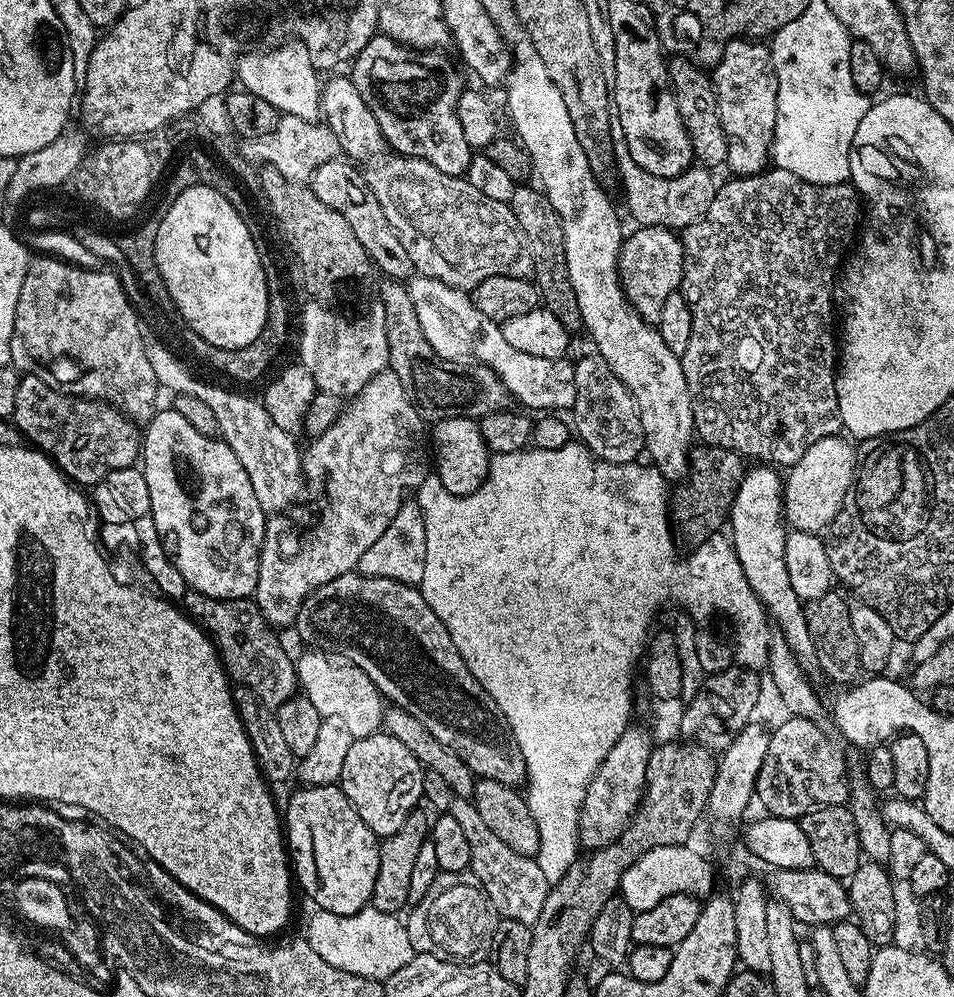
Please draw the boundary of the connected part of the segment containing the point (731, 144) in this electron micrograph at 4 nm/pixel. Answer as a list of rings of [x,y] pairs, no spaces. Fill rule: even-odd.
[[[748,38],[731,40],[722,54],[722,58],[711,69],[710,79],[716,90],[716,101],[722,118],[722,126],[728,143],[727,167],[732,167],[737,177],[755,176],[769,161],[772,147],[772,135],[776,125],[776,78],[772,71],[772,57],[769,49]]]

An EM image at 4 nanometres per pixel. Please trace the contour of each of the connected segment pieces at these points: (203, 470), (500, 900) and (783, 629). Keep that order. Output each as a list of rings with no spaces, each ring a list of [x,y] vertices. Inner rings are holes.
[[[157,411],[152,419],[147,421],[146,427],[142,432],[142,471],[146,478],[146,490],[150,490],[151,516],[154,518],[156,528],[162,534],[172,532],[173,538],[176,539],[174,563],[176,569],[182,574],[184,581],[187,582],[189,589],[194,592],[201,592],[207,596],[213,596],[219,600],[243,600],[251,597],[256,591],[256,583],[258,582],[258,574],[260,573],[260,552],[263,549],[264,539],[266,537],[266,530],[264,530],[266,513],[254,496],[254,489],[250,484],[250,478],[247,477],[246,470],[242,468],[237,455],[227,445],[227,442],[224,439],[207,436],[206,434],[199,433],[198,430],[194,430],[193,426],[190,426],[190,422],[186,422],[186,418],[176,411]]]
[[[457,797],[451,804],[449,815],[457,819],[462,831],[469,841],[471,856],[471,875],[481,884],[481,888],[488,896],[493,911],[501,918],[520,922],[528,927],[535,927],[537,920],[545,910],[545,902],[550,891],[549,875],[544,872],[535,857],[520,855],[510,849],[506,842],[487,826],[479,817],[471,799]]]
[[[752,466],[739,481],[735,517],[730,521],[732,536],[730,542],[736,547],[738,562],[742,562],[742,574],[754,590],[754,594],[764,604],[764,611],[774,621],[775,627],[788,639],[790,647],[800,660],[815,661],[816,648],[806,622],[804,604],[794,594],[790,586],[790,574],[786,574],[786,540],[789,529],[786,527],[784,506],[785,481],[772,466]]]

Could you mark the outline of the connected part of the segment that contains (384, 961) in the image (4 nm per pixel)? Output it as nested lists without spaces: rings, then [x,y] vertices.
[[[371,906],[349,916],[323,910],[315,914],[317,916],[308,924],[308,945],[338,970],[363,978],[386,978],[414,958],[410,934],[399,915],[380,912]]]

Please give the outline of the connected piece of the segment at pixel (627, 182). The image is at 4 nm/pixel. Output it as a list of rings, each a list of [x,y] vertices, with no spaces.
[[[617,143],[614,148],[614,164],[618,169],[618,180],[624,183],[624,196],[628,199],[628,212],[637,225],[646,228],[671,228],[683,230],[691,228],[696,221],[708,213],[708,207],[716,195],[717,185],[712,184],[713,173],[703,166],[694,166],[681,176],[673,179],[662,178],[642,170],[630,158],[630,150]]]

